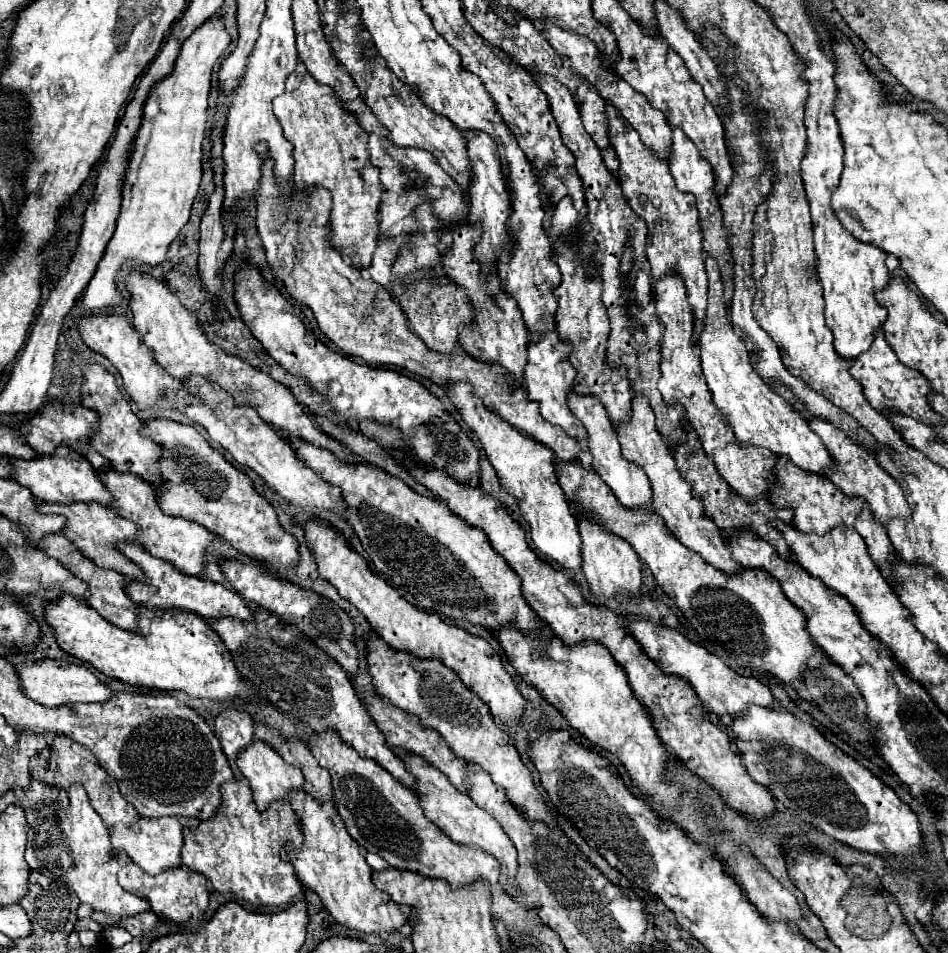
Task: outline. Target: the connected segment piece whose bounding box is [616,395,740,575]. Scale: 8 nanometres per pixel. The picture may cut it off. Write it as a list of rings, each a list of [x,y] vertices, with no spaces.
[[[632,397],[632,421],[628,425],[616,429],[618,441],[622,445],[622,455],[634,463],[636,467],[644,469],[644,473],[650,479],[652,491],[654,491],[654,511],[664,519],[666,527],[676,535],[676,539],[686,545],[688,549],[696,551],[706,563],[714,565],[716,569],[724,573],[738,573],[740,565],[732,559],[732,551],[728,549],[728,543],[724,541],[722,531],[714,525],[714,521],[706,519],[704,507],[700,505],[700,499],[692,495],[692,487],[680,477],[674,457],[668,453],[668,447],[664,441],[660,441],[660,433],[656,433],[654,425],[654,413],[644,401],[644,397]]]

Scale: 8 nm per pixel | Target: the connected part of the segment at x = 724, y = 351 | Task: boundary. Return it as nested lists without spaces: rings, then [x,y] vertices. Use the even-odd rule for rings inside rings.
[[[706,255],[706,273],[708,273],[708,307],[704,329],[698,335],[702,371],[712,391],[712,399],[722,413],[728,427],[734,431],[736,441],[742,447],[766,447],[776,455],[788,457],[794,465],[808,473],[826,475],[826,469],[834,469],[836,461],[830,451],[824,447],[822,439],[810,429],[808,421],[802,419],[788,401],[774,393],[752,369],[748,353],[736,333],[732,333],[732,323],[728,321],[728,307],[724,301],[724,283],[722,273],[714,257]]]

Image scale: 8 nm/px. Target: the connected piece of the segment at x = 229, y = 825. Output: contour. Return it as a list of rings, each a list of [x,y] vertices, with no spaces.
[[[236,779],[224,783],[222,805],[214,817],[202,821],[196,829],[184,829],[182,863],[204,875],[220,895],[230,895],[252,907],[286,907],[302,895],[294,867],[280,857],[284,845],[292,841],[296,827],[296,815],[290,805],[274,805],[260,813],[248,781]]]

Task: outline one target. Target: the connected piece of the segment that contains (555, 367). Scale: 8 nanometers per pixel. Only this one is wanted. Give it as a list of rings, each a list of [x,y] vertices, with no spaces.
[[[546,333],[546,335],[534,335],[528,343],[528,363],[524,367],[524,389],[528,399],[536,399],[540,403],[540,415],[550,421],[552,425],[558,425],[564,429],[566,435],[574,437],[582,447],[586,447],[586,429],[576,421],[574,413],[568,409],[568,393],[572,393],[572,383],[576,377],[576,371],[572,369],[568,361],[570,345],[564,345],[558,339],[558,333]]]

